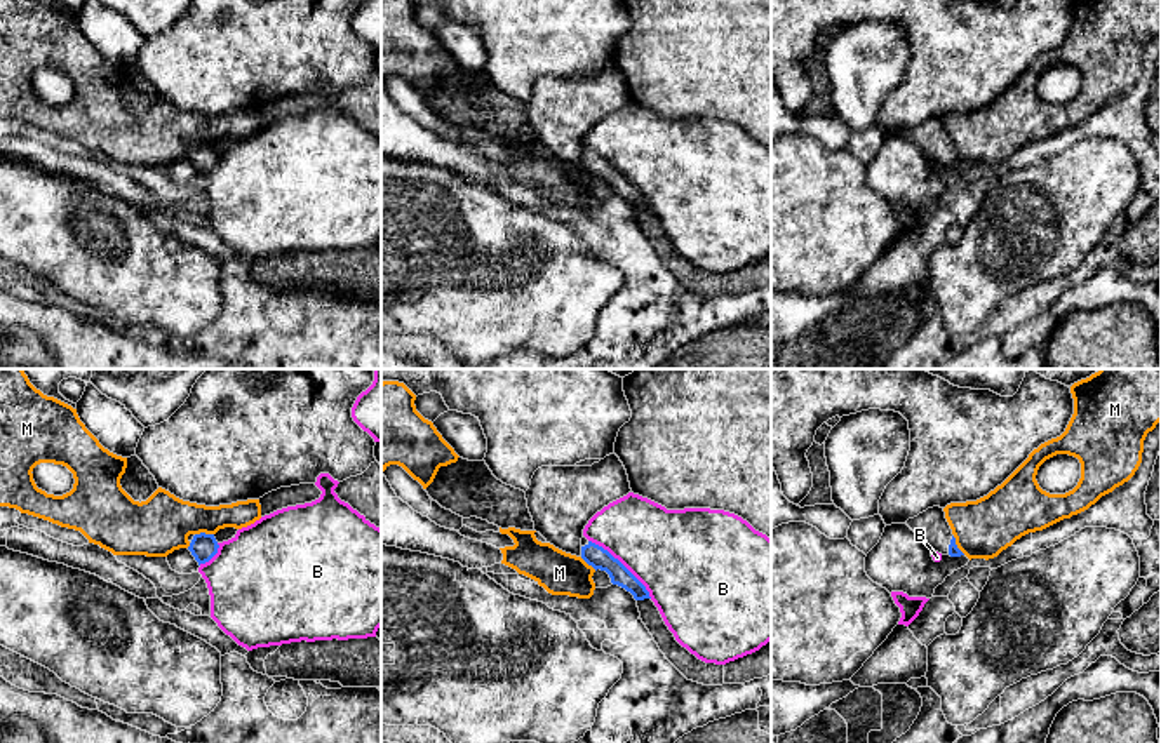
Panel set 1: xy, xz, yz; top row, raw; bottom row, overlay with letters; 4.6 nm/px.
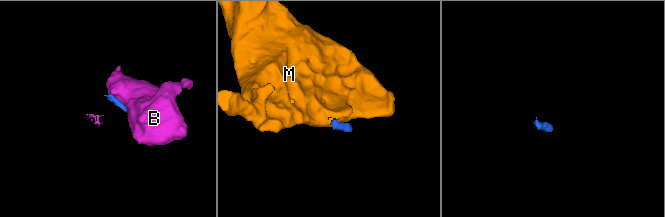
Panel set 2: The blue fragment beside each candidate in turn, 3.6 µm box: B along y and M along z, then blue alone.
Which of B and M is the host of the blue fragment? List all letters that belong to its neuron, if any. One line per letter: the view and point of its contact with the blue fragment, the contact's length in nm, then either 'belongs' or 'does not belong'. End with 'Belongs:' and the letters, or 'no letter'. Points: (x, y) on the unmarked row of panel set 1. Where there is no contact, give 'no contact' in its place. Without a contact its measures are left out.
B: meets blue in xz at (622, 174); contact 400 nm long; does not belong
M: meets blue in xy at (204, 143); contact 90 nm long; does not belong
Belongs: no letter

